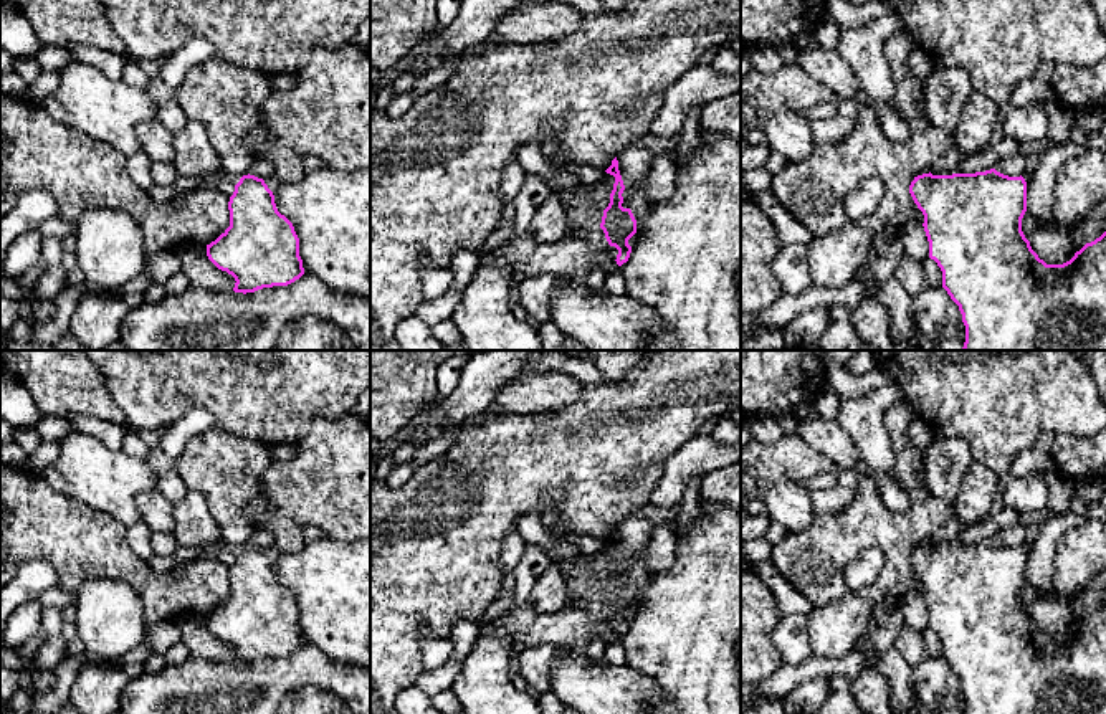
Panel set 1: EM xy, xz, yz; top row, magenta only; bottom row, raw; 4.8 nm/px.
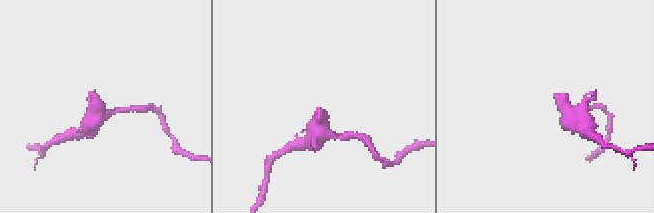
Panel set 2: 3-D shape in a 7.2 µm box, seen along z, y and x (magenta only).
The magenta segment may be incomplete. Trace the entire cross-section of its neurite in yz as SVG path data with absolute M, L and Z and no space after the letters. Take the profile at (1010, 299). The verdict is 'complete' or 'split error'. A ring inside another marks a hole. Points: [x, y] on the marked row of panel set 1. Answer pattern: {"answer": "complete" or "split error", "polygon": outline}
{"answer": "complete", "polygon": "M995 169L975 174L932 175L922 174L914 177L909 193L924 215L924 231L929 241L929 258L942 271L942 288L959 306L965 326L965 342L962 350L1106 350L1106 231L1091 243L1086 243L1075 256L1063 264L1046 264L1032 250L1030 241L1022 231L1022 218L1027 212L1027 182L1020 177L1008 177Z"}

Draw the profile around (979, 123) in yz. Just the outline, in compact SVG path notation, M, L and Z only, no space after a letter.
M974 93L962 109L959 126L952 132L956 145L967 157L989 147L999 134L1002 114L1000 106Z

